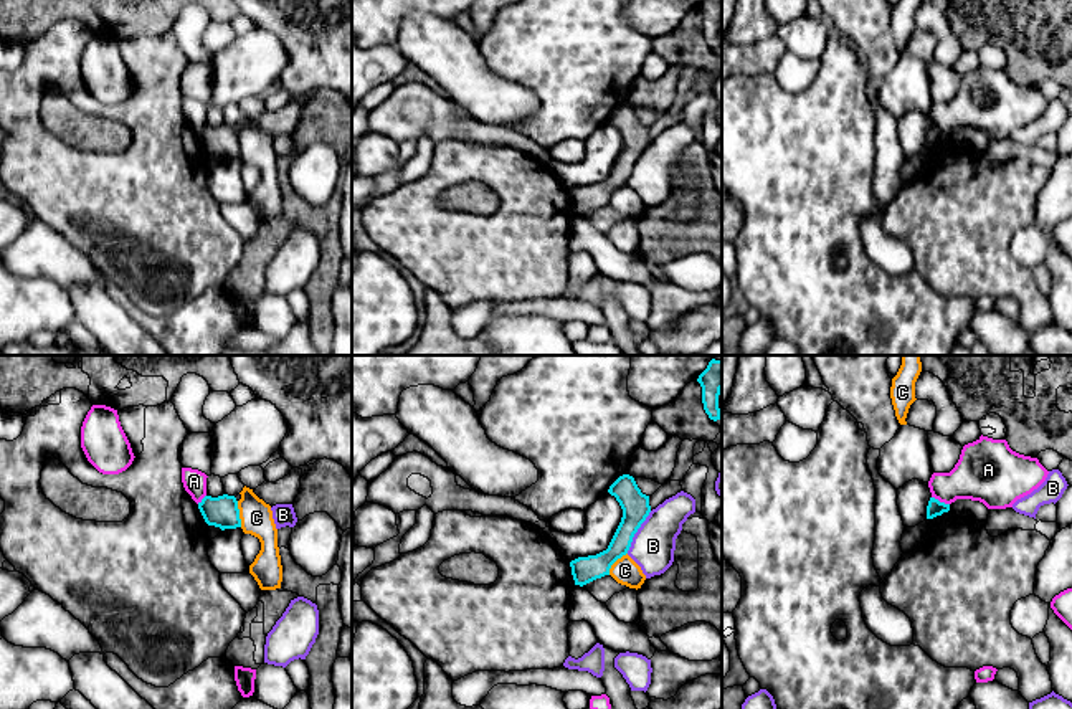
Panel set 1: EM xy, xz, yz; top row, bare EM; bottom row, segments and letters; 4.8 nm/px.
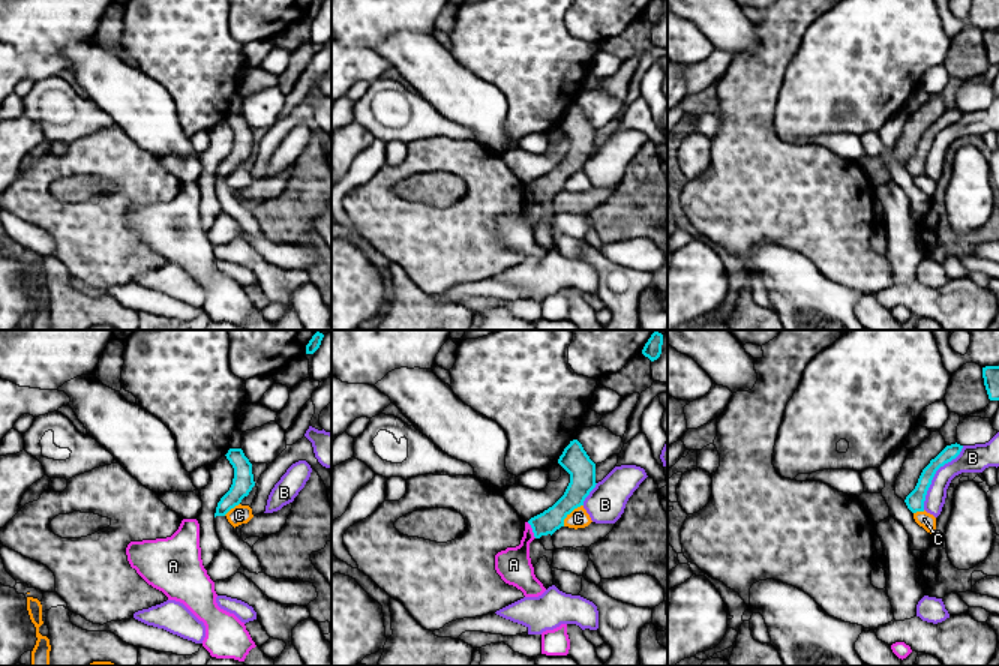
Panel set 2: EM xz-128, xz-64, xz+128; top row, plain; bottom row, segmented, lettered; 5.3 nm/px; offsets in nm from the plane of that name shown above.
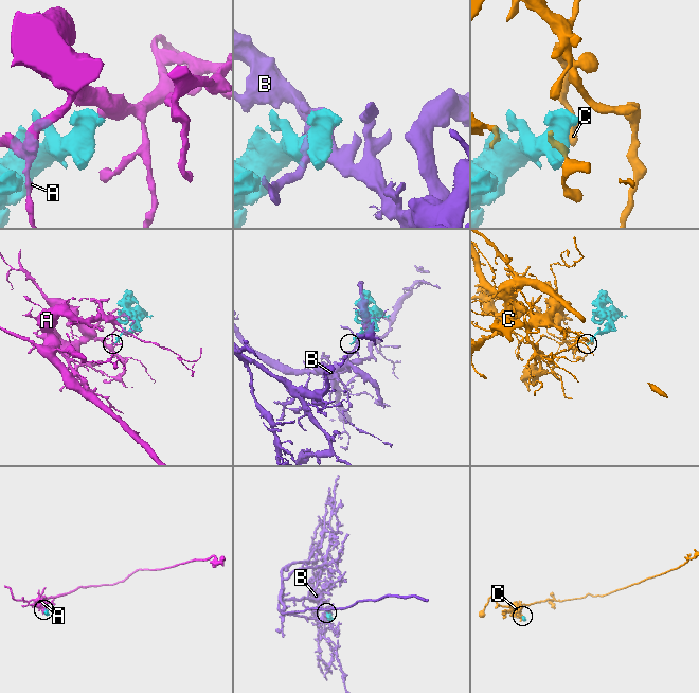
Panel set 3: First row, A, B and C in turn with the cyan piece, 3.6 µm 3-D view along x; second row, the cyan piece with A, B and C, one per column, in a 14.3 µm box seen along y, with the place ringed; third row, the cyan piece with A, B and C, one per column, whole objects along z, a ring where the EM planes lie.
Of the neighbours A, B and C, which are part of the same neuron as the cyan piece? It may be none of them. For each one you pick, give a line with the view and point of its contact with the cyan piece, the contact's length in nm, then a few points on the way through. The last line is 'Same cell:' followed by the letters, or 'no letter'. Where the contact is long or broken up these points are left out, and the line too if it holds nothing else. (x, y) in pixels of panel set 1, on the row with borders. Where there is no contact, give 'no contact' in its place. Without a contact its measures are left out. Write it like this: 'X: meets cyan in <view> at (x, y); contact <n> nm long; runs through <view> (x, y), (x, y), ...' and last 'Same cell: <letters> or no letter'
Same cell: no letter

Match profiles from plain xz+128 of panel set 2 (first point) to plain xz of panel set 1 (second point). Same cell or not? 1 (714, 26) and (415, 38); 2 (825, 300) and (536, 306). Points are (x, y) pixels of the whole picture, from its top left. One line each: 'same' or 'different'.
1: same
2: different

